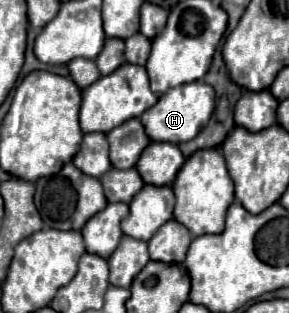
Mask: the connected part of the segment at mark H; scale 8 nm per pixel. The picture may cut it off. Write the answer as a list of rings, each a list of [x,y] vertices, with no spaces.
[[[192,81],[166,91],[154,107],[146,109],[146,113],[140,115],[140,121],[152,141],[182,143],[194,139],[200,133],[200,129],[208,123],[212,111],[214,111],[214,89],[204,81]]]

